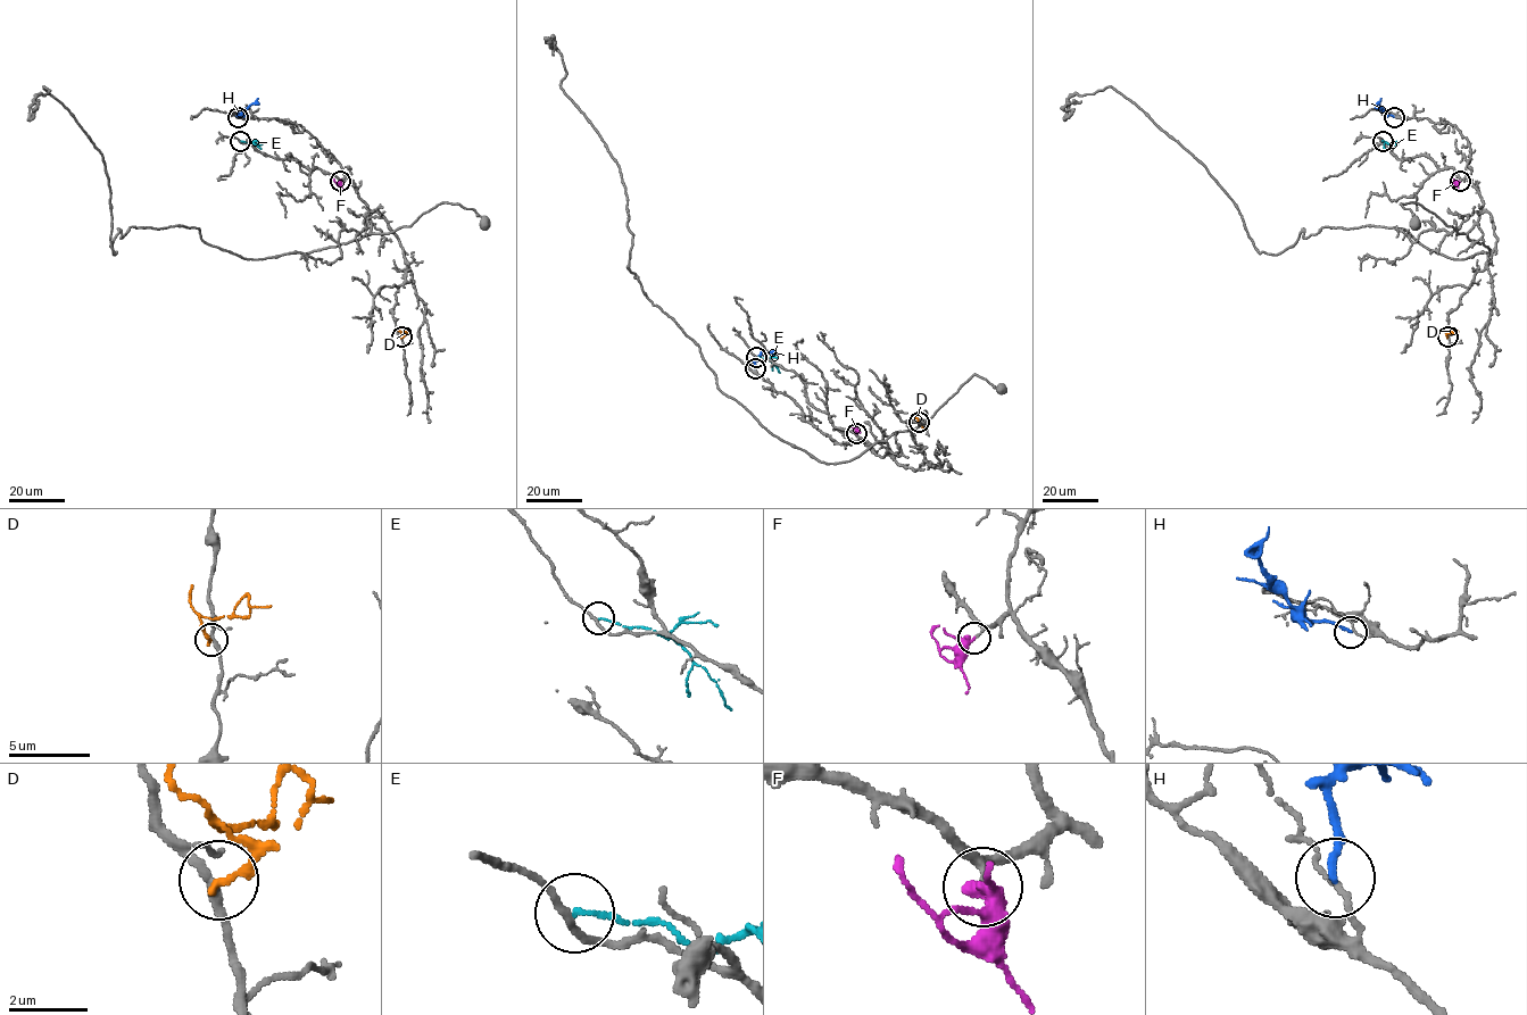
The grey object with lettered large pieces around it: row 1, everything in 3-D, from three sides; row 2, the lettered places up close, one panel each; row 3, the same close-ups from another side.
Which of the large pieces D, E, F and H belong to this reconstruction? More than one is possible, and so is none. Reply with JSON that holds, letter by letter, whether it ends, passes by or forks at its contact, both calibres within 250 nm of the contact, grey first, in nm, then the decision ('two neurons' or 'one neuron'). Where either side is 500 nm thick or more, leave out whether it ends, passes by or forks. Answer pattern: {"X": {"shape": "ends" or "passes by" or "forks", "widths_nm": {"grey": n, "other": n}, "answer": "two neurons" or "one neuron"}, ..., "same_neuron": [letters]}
{"D": {"shape": "ends", "widths_nm": {"grey": 180, "other": 200}, "answer": "two neurons"}, "E": {"shape": "ends", "widths_nm": {"grey": 180, "other": 110}, "answer": "two neurons"}, "F": {"shape": "passes by", "widths_nm": {"grey": 160, "other": 260}, "answer": "one neuron"}, "H": {"shape": "ends", "widths_nm": {"grey": 100, "other": 180}, "answer": "two neurons"}, "same_neuron": ["F"]}

